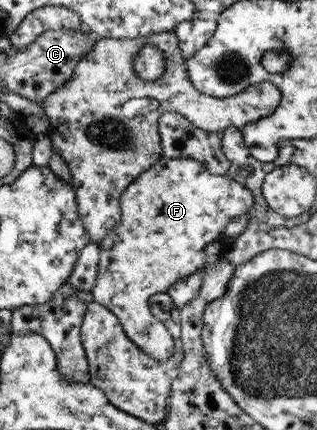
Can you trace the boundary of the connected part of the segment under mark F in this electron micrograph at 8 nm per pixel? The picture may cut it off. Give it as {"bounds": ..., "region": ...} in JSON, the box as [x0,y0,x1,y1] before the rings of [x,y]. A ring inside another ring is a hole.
{"bounds":[92,158,253,362],"region":[[[161,158],[151,169],[141,173],[121,195],[121,220],[113,232],[107,233],[100,247],[99,272],[92,294],[95,302],[108,307],[120,318],[128,337],[141,351],[158,362],[168,362],[176,352],[176,342],[168,327],[151,311],[151,297],[167,293],[177,281],[196,273],[209,261],[205,250],[209,244],[223,239],[225,228],[233,218],[247,214],[253,206],[253,191],[227,175],[213,175],[204,164],[191,158]]]}

